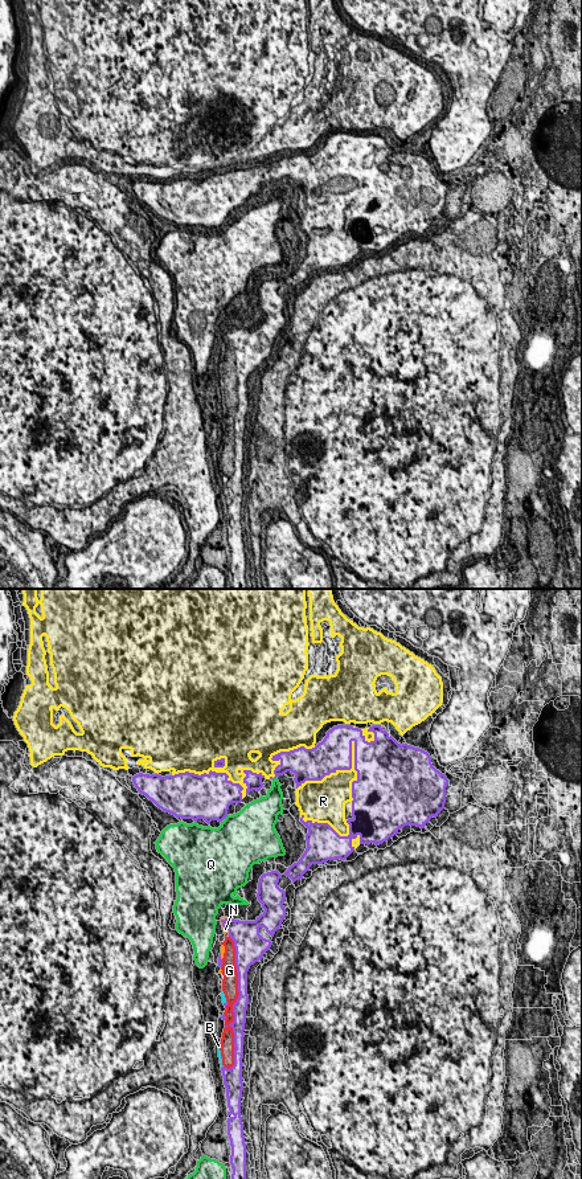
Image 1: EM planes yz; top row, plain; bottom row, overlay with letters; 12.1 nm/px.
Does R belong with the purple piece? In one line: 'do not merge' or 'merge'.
do not merge

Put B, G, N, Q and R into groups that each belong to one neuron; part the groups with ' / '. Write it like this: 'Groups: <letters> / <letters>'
Groups: B G N / Q / R

